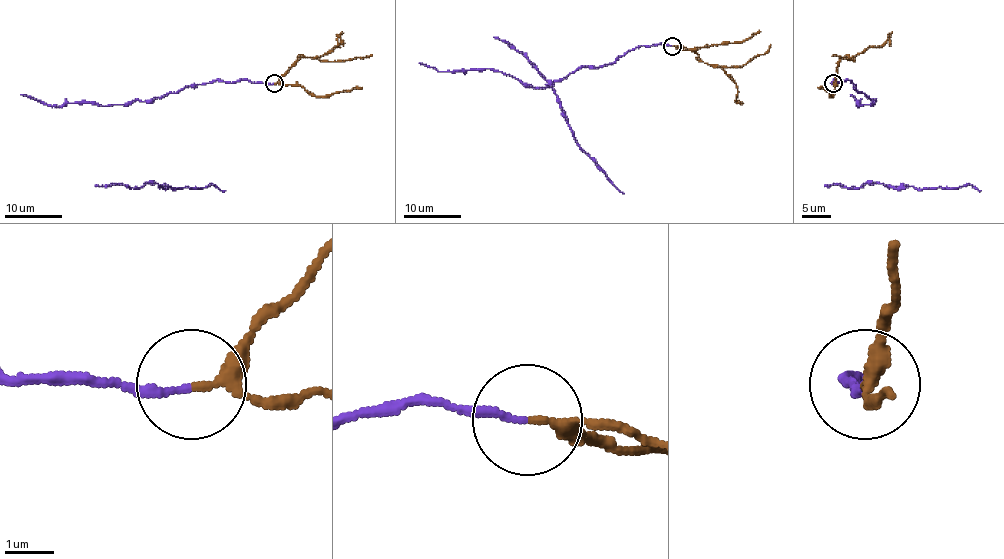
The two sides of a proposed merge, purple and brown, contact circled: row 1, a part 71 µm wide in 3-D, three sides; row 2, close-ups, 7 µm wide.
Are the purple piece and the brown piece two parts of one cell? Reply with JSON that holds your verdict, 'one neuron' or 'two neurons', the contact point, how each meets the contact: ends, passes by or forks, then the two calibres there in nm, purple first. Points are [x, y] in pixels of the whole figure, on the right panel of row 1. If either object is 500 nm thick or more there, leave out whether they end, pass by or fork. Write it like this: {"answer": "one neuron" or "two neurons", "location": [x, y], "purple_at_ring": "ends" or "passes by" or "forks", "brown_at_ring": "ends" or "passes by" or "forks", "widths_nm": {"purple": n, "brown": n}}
{"answer": "one neuron", "location": [833, 83], "purple_at_ring": "ends", "brown_at_ring": "passes by", "widths_nm": {"purple": 140, "brown": 180}}

